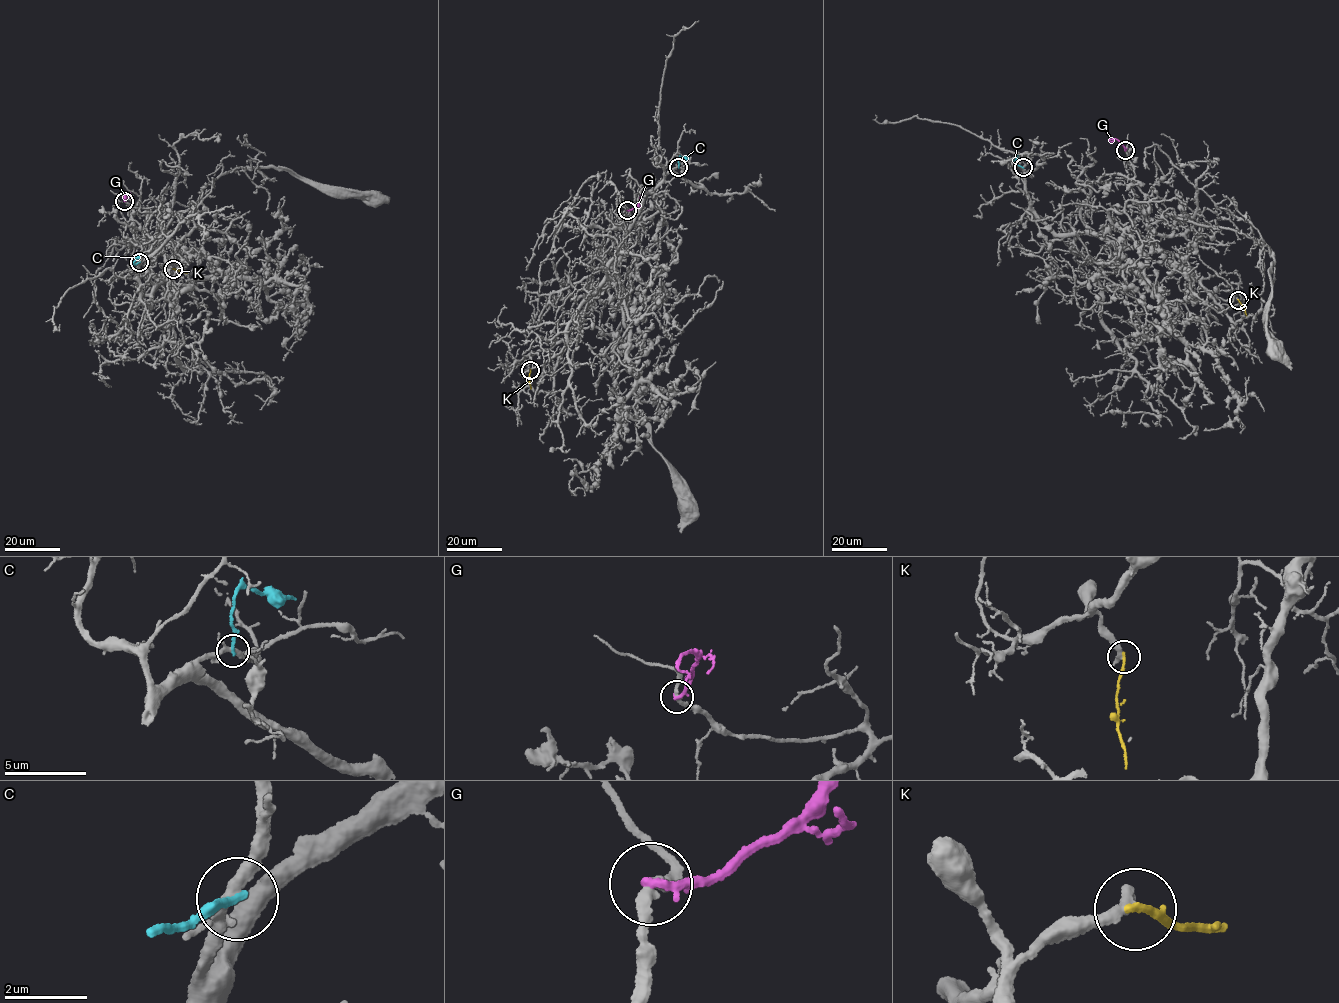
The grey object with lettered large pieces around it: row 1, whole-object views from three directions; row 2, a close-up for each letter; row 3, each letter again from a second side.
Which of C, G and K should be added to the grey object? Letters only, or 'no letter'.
no letter

